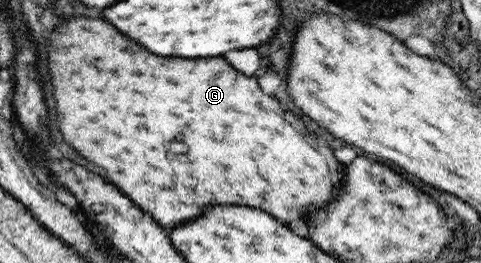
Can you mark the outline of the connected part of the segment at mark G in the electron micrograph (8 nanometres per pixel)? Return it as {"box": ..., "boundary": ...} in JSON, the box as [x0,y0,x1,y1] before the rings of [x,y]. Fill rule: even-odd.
{"box":[45,16,344,228],"boundary":[[[73,16],[63,26],[55,26],[51,30],[51,38],[45,42],[45,68],[49,74],[49,84],[55,100],[55,124],[63,136],[63,140],[73,146],[87,162],[99,166],[105,170],[107,180],[117,186],[119,192],[123,192],[135,207],[147,212],[159,226],[173,228],[175,224],[193,220],[203,214],[203,208],[213,206],[243,206],[255,208],[269,214],[283,224],[293,220],[307,220],[309,212],[315,212],[333,200],[338,186],[342,183],[342,168],[344,164],[337,161],[332,150],[319,148],[317,143],[309,137],[309,132],[303,123],[293,113],[283,111],[279,107],[279,101],[268,94],[265,94],[258,85],[257,77],[248,77],[239,74],[224,58],[159,58],[137,44],[129,42],[125,36],[121,36],[111,24],[91,18]],[[171,144],[183,146],[181,150],[171,150]]]}

